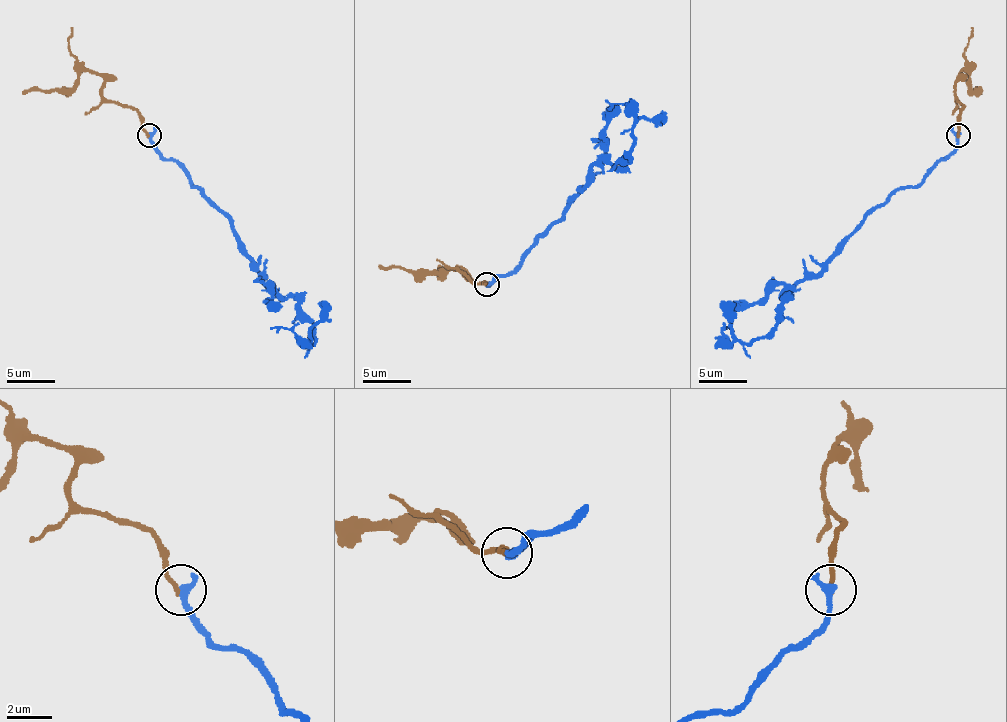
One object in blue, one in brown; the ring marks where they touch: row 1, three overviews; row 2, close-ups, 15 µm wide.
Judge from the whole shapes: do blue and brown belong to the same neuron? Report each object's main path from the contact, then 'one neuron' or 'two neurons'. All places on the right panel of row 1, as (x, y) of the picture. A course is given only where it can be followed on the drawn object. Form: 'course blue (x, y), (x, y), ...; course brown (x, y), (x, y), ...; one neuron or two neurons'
course blue (957, 135), (796, 285), (779, 323), (750, 342), (732, 333); course brown (957, 135), (963, 106), (955, 94), (958, 75), (963, 70), (971, 90), (978, 90), (977, 94); two neurons

